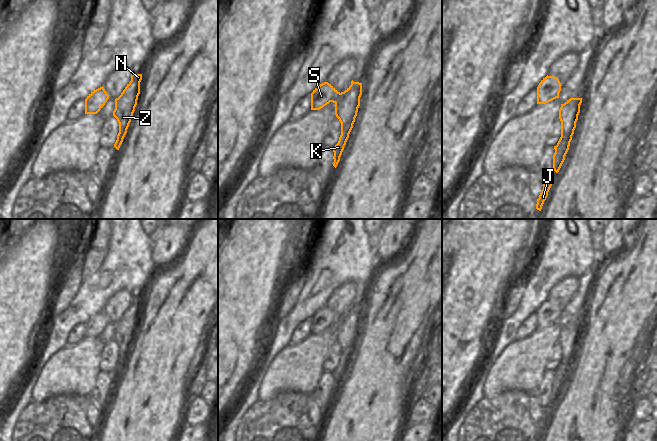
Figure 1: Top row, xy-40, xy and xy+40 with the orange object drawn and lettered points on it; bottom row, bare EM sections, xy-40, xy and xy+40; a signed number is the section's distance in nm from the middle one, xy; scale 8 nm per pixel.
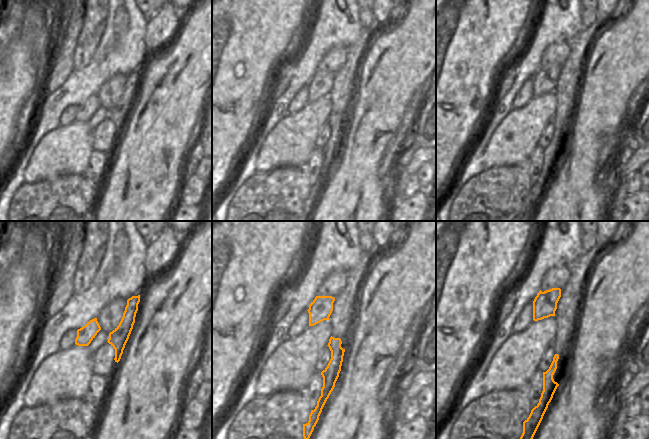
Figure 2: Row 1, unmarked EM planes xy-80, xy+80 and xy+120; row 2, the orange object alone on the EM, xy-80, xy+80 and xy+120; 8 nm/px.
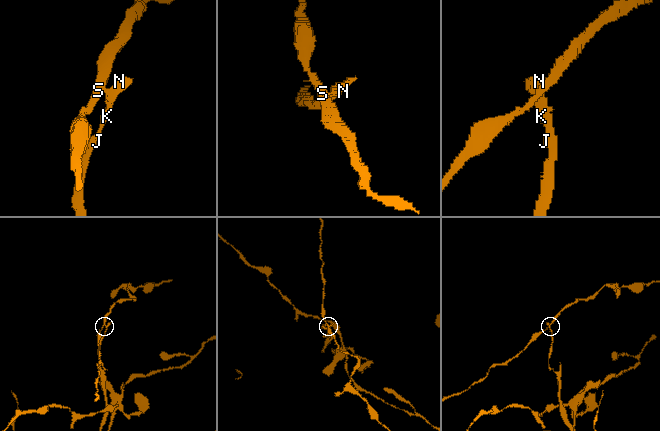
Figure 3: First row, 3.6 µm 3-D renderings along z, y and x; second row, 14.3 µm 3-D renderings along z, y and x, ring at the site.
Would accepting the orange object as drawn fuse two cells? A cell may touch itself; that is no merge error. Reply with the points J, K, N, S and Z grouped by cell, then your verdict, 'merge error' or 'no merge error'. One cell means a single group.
J K N Z / S; merge error

